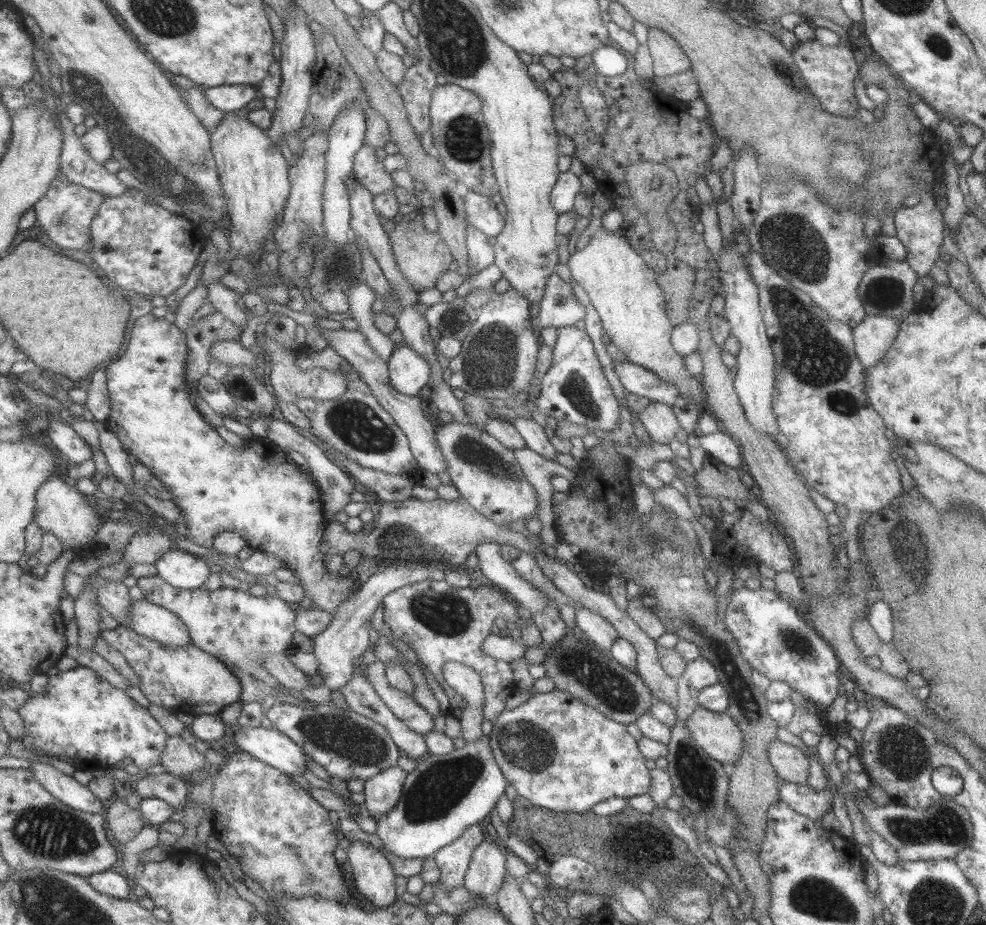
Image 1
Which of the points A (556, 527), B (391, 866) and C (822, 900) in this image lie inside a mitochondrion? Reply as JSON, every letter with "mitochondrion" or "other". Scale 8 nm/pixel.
{"A":"other","B":"other","C":"mitochondrion"}

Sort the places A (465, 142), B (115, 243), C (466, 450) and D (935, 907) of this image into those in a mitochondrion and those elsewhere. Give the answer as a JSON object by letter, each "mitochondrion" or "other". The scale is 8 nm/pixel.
{"A":"mitochondrion","B":"mitochondrion","C":"mitochondrion","D":"mitochondrion"}

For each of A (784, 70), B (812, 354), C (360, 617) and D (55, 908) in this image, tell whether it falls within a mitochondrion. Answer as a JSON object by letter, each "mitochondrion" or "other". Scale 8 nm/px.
{"A":"mitochondrion","B":"mitochondrion","C":"other","D":"mitochondrion"}

